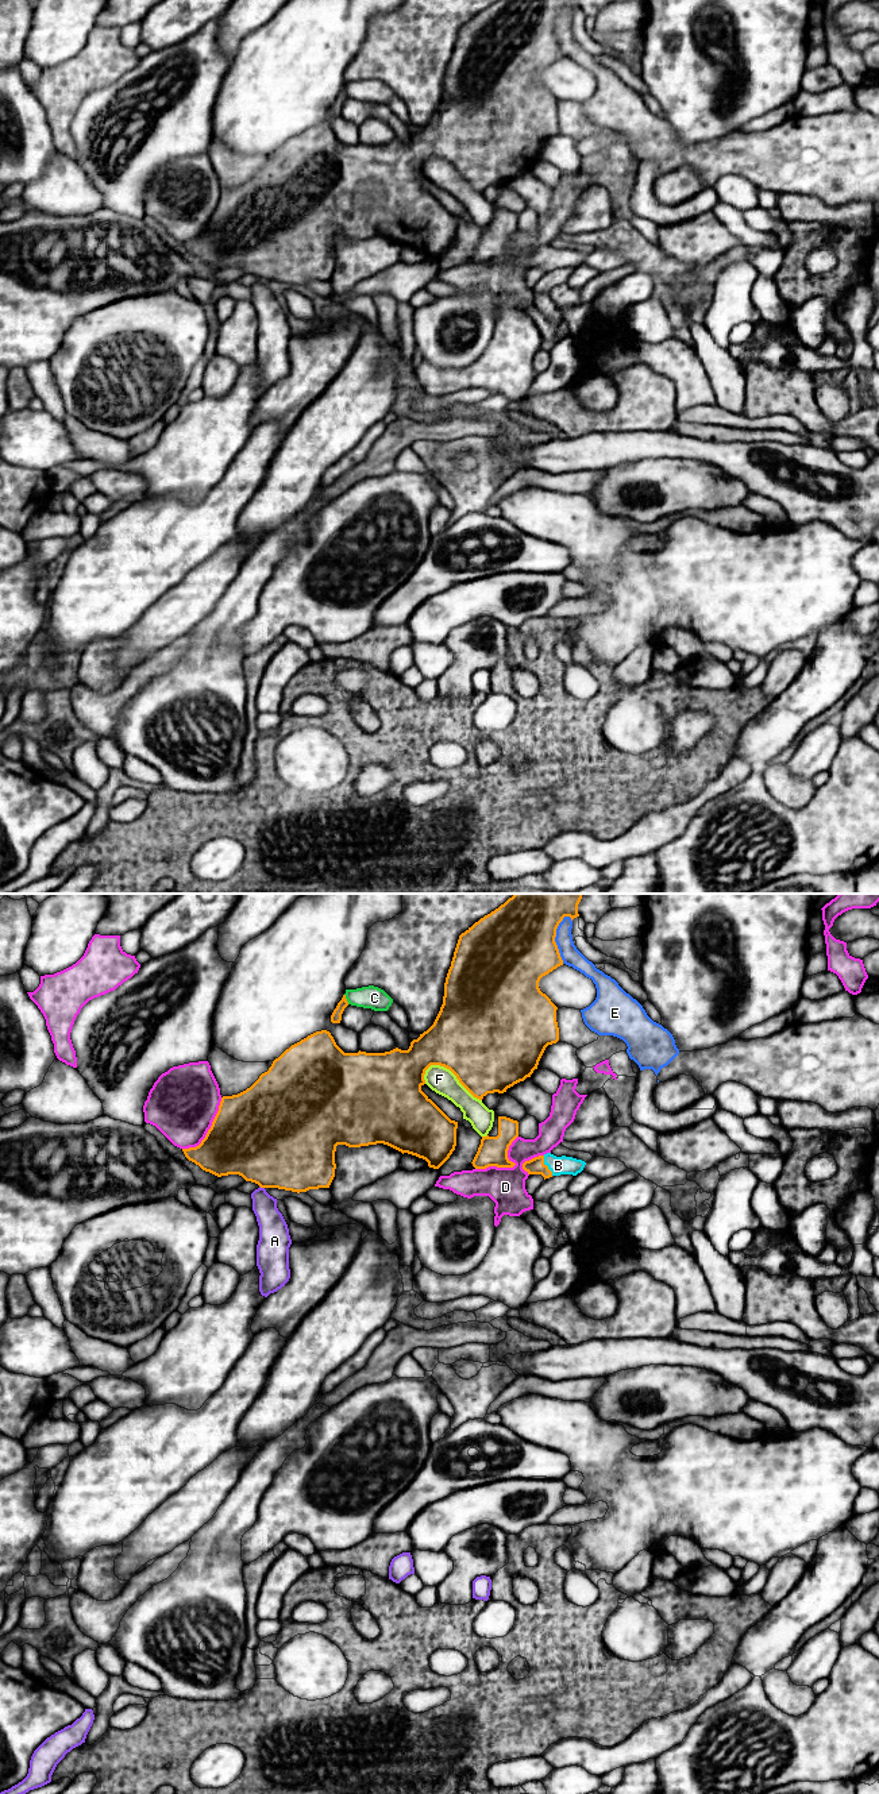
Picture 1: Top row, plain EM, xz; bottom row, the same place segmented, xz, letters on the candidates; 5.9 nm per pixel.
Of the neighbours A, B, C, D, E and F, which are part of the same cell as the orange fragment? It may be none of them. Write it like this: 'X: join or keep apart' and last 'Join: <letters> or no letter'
A: keep apart
B: join
C: keep apart
D: keep apart
E: keep apart
F: keep apart
Join: B

